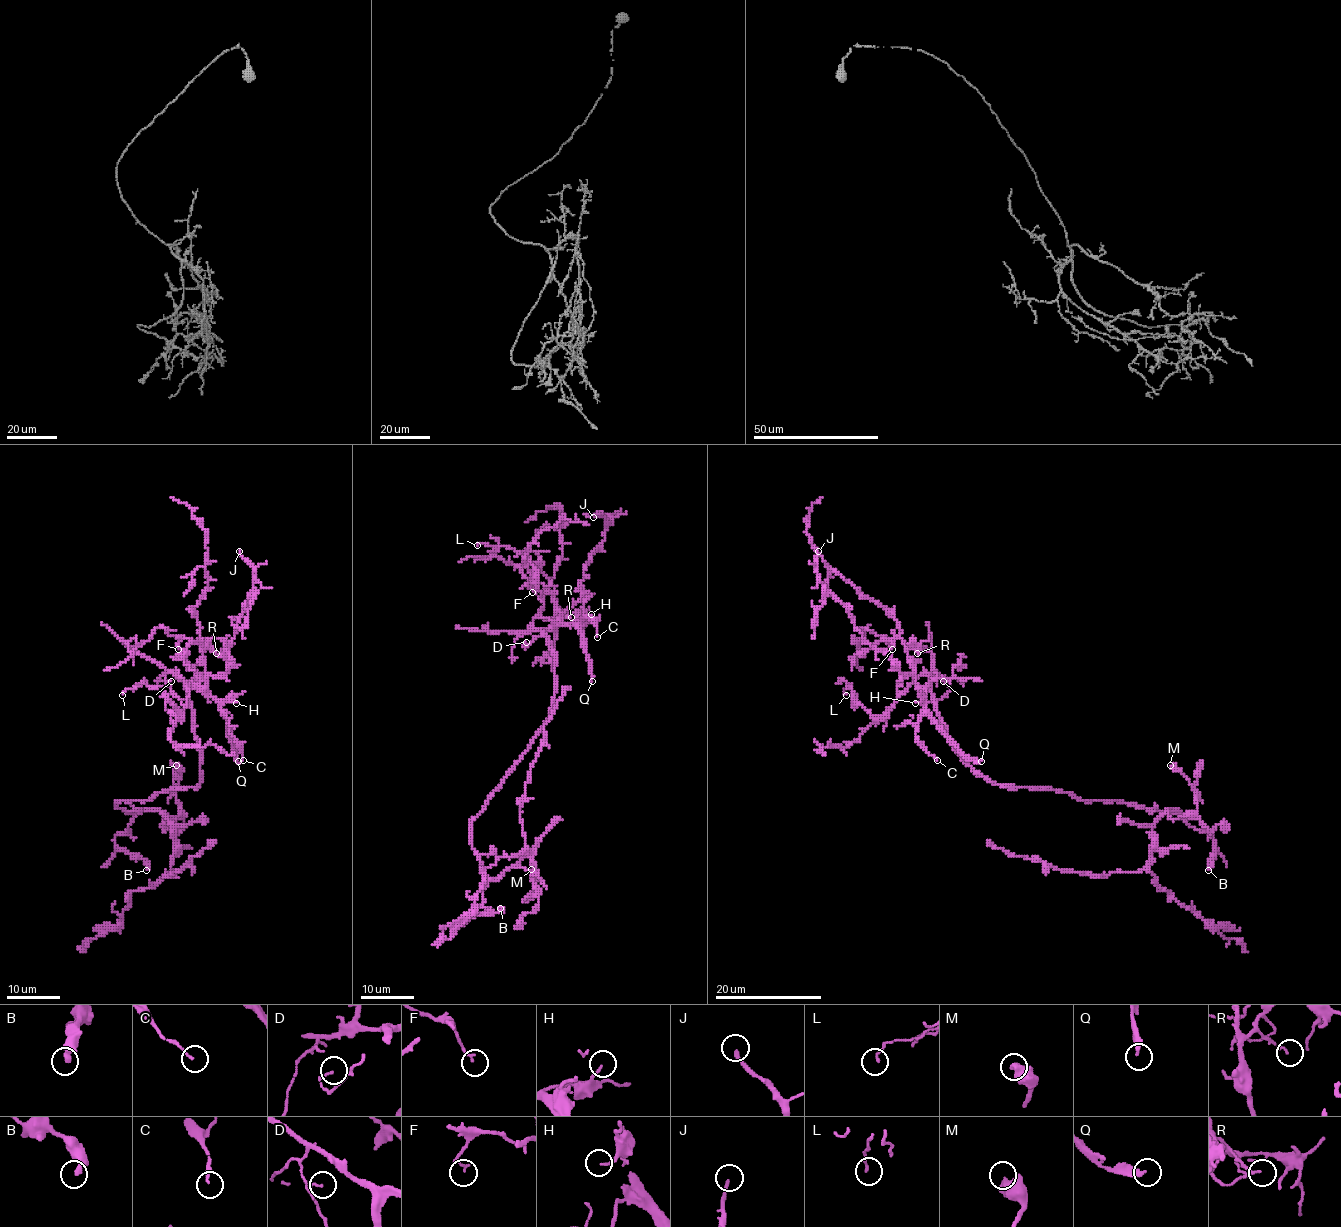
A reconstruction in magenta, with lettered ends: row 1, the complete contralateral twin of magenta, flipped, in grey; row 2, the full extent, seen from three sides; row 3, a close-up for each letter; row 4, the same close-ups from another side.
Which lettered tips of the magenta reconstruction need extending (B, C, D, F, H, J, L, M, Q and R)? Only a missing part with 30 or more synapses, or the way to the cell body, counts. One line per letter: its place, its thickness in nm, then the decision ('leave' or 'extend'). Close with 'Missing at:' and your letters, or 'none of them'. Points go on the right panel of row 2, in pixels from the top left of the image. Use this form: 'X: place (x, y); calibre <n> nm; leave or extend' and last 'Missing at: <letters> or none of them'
B: place (1208, 870); calibre 400 nm; leave
C: place (937, 760); calibre 120 nm; leave
D: place (943, 681); calibre 70 nm; leave
F: place (892, 649); calibre 110 nm; leave
H: place (915, 703); calibre 120 nm; leave
J: place (818, 551); calibre 180 nm; leave
L: place (846, 695); calibre 120 nm; leave
M: place (1170, 765); calibre 550 nm; leave
Q: place (981, 761); calibre 240 nm; extend
R: place (917, 653); calibre 80 nm; leave
Missing at: Q

